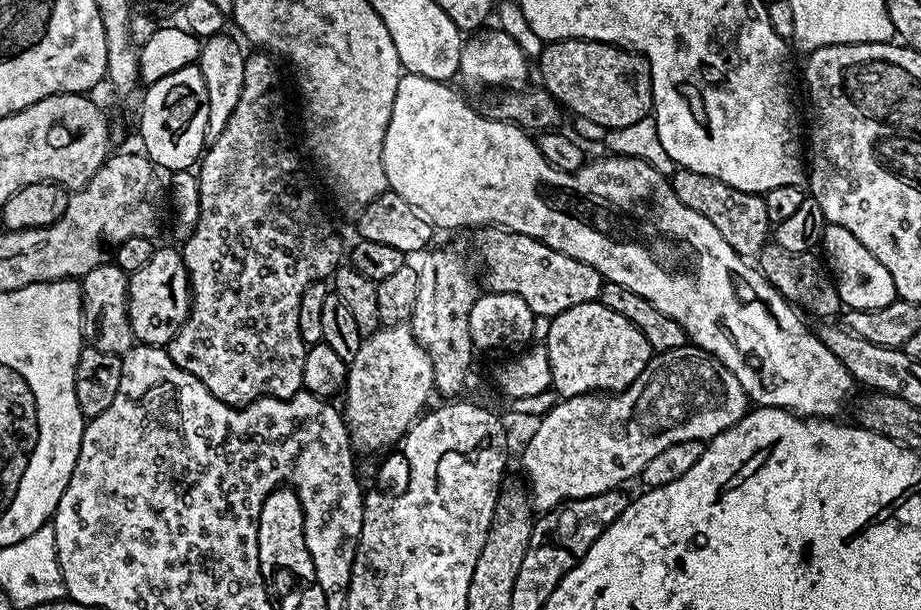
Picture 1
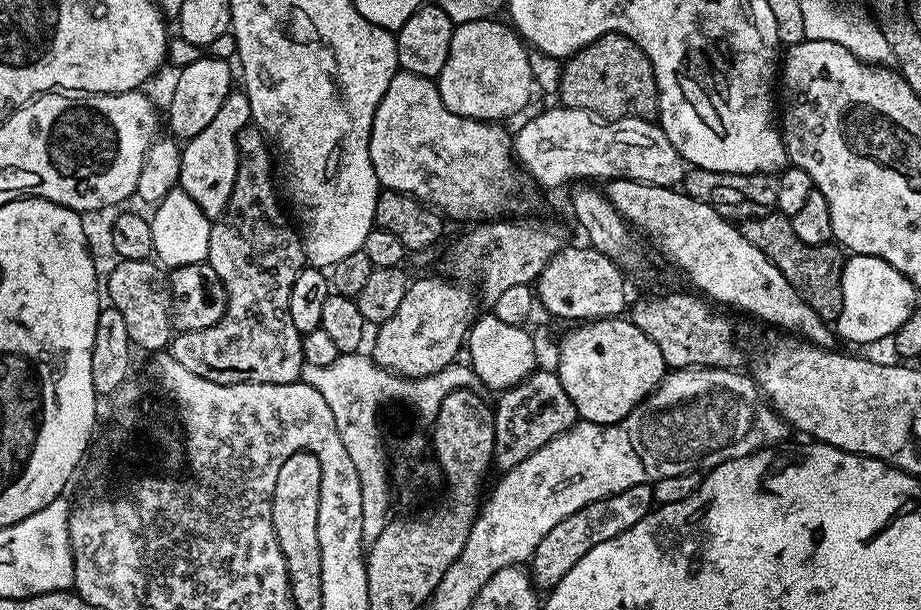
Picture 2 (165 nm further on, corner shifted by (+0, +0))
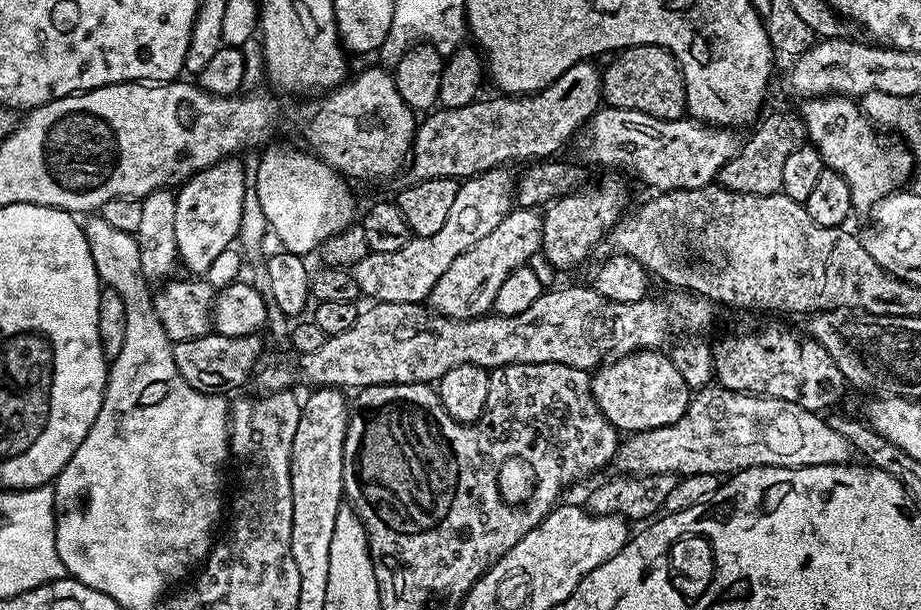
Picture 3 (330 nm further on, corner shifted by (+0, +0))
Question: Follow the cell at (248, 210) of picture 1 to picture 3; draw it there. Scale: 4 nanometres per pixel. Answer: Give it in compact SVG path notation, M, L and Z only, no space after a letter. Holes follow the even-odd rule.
M209 334L193 340L177 340L172 346L174 366L178 366L178 374L182 374L182 378L186 378L190 386L194 386L194 390L209 394L228 394L231 388L240 388L247 380L249 383L253 379L261 363L260 351L264 348L260 339L259 335L217 336Z

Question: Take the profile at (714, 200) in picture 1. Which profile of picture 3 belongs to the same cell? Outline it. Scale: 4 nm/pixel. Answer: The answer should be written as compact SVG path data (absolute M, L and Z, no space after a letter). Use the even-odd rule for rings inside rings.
M795 111L772 112L768 117L766 116L751 129L752 137L741 143L734 158L730 158L730 162L726 162L720 168L718 183L726 190L734 190L742 194L774 194L780 191L786 157L802 143L806 133Z

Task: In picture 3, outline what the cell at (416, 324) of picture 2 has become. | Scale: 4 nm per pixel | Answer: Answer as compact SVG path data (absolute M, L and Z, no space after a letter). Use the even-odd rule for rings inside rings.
M513 207L486 238L474 242L470 250L458 254L450 268L434 286L430 297L433 312L444 316L453 316L456 320L475 320L477 316L486 316L492 312L492 303L506 278L514 269L527 265L532 255L541 251L543 215L535 208Z

